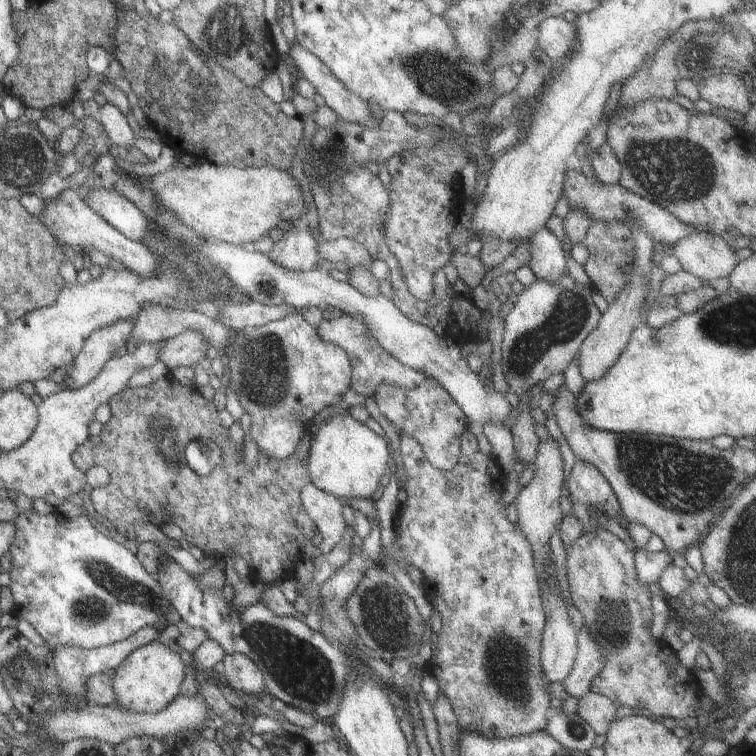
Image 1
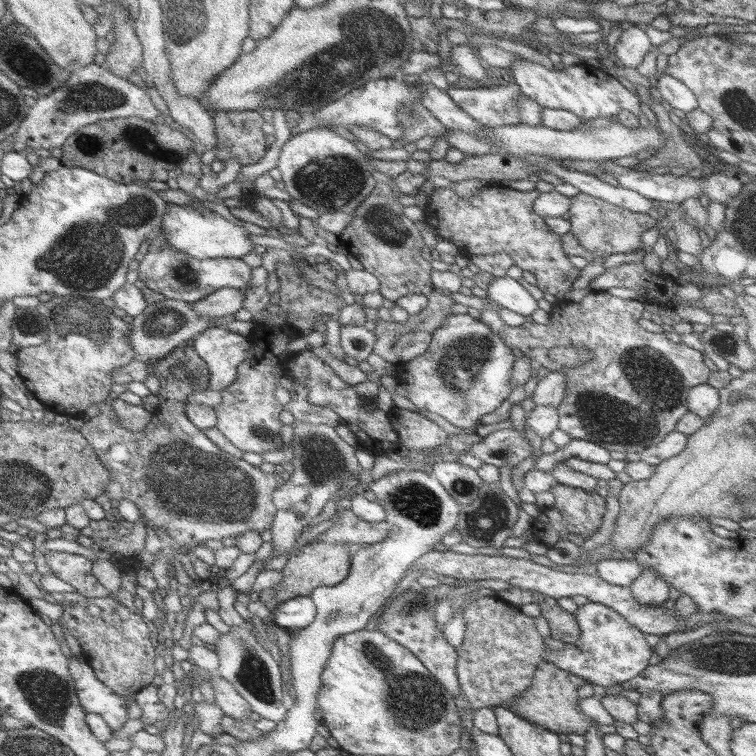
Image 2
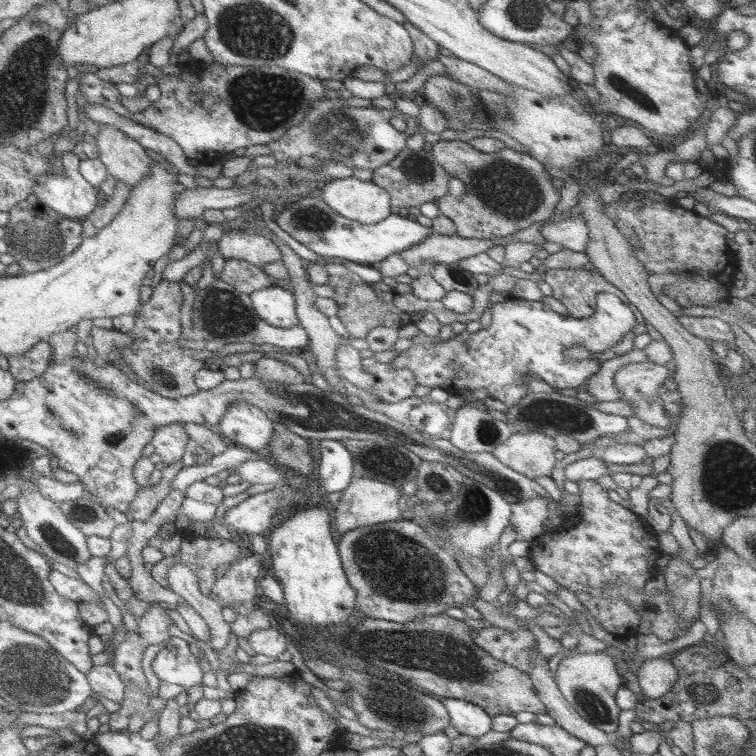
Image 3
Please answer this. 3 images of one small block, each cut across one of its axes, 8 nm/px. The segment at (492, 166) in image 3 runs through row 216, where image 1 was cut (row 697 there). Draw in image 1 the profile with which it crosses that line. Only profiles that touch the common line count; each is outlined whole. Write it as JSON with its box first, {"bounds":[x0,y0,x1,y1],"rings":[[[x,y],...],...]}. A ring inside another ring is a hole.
{"bounds":[391,430,551,739],"rings":[[[467,430],[463,431],[463,434],[460,436],[460,451],[456,463],[453,465],[453,468],[446,471],[433,468],[424,459],[420,444],[417,444],[415,440],[410,439],[407,435],[399,435],[399,452],[401,455],[401,464],[403,464],[403,476],[405,476],[406,480],[404,484],[406,498],[403,506],[401,505],[397,509],[394,516],[395,528],[391,546],[393,546],[395,560],[397,560],[399,568],[402,568],[406,572],[405,566],[411,564],[421,570],[421,574],[424,576],[422,587],[426,592],[428,602],[439,613],[442,622],[441,632],[437,635],[437,646],[434,650],[431,650],[431,658],[428,660],[425,668],[437,681],[439,694],[447,698],[457,718],[457,726],[454,728],[458,728],[461,735],[467,731],[475,731],[476,733],[481,733],[482,736],[497,737],[498,739],[543,731],[547,715],[551,711],[548,705],[551,697],[545,690],[545,686],[548,683],[541,677],[538,660],[546,616],[543,612],[540,597],[538,572],[534,567],[534,560],[532,559],[532,548],[524,537],[524,534],[507,519],[506,507],[501,503],[501,482],[503,482],[501,478],[503,478],[504,472],[499,467],[496,467],[490,456],[485,456],[479,451],[477,441],[475,441],[475,432]],[[493,472],[499,476],[497,480],[491,478]]]}

